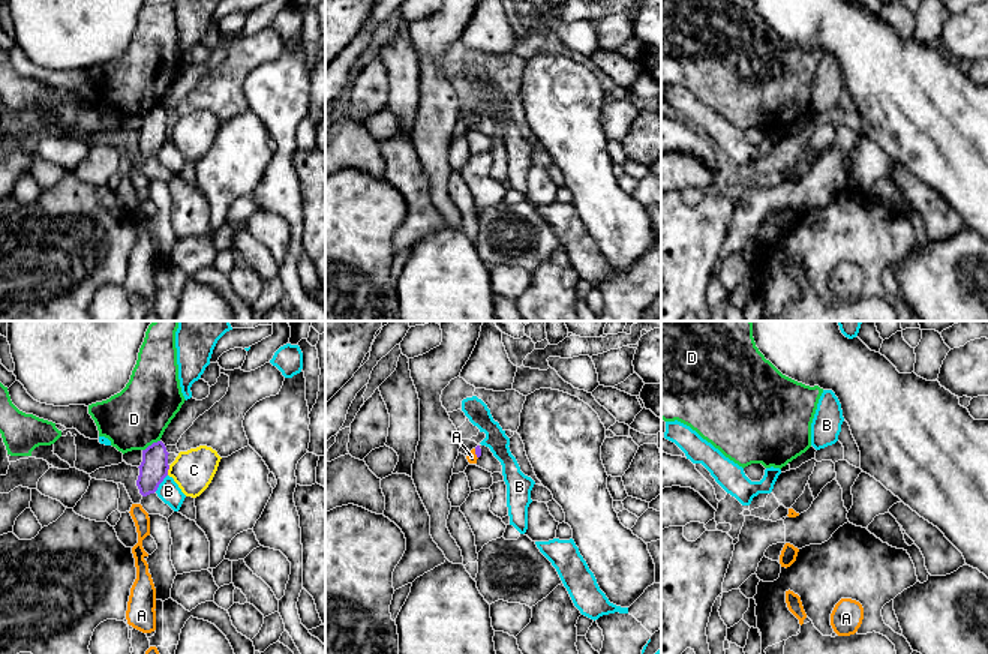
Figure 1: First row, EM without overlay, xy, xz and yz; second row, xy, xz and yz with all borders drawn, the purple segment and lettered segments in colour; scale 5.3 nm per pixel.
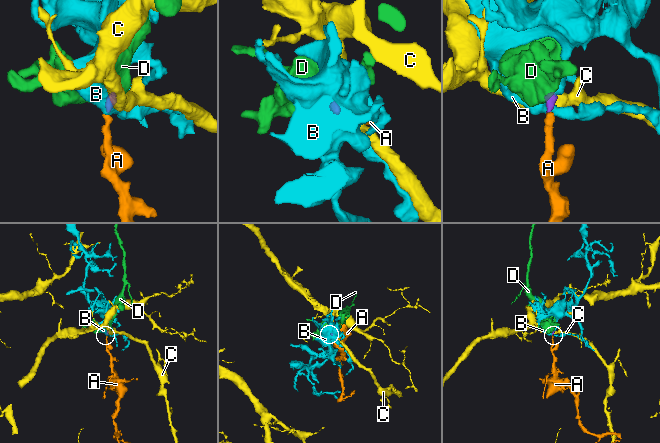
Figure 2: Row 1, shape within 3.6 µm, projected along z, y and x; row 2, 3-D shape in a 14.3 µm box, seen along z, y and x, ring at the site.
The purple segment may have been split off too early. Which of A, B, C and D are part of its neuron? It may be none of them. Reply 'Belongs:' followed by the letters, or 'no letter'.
Belongs: A

